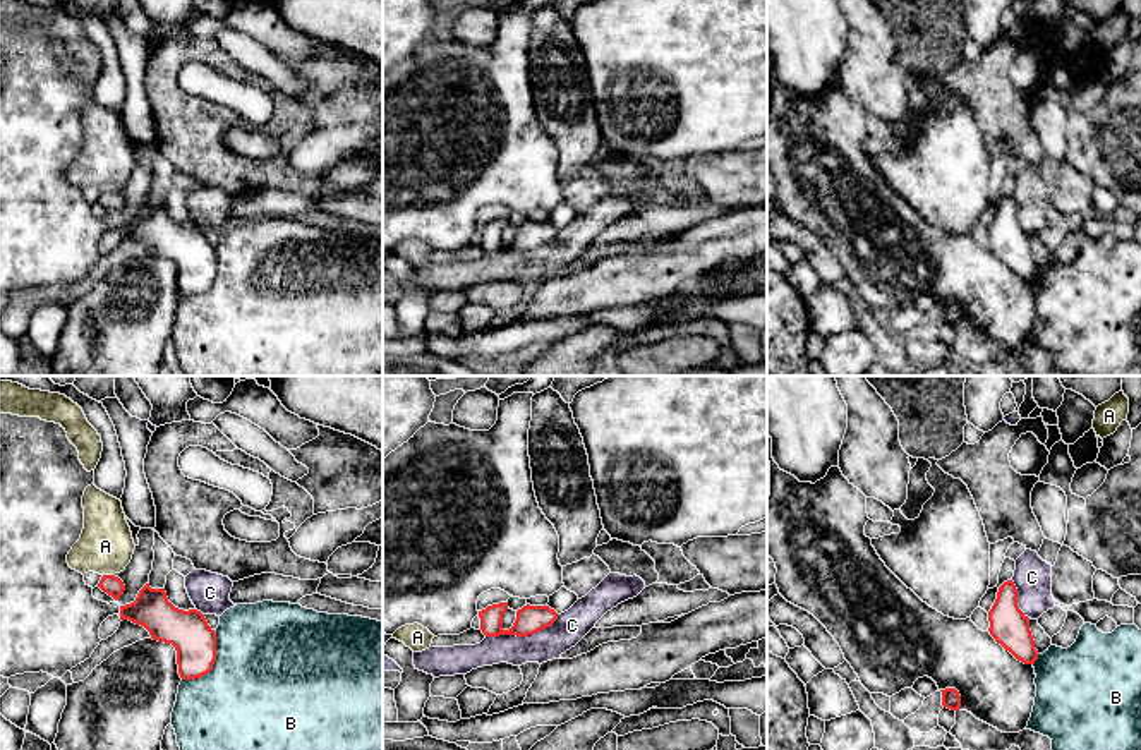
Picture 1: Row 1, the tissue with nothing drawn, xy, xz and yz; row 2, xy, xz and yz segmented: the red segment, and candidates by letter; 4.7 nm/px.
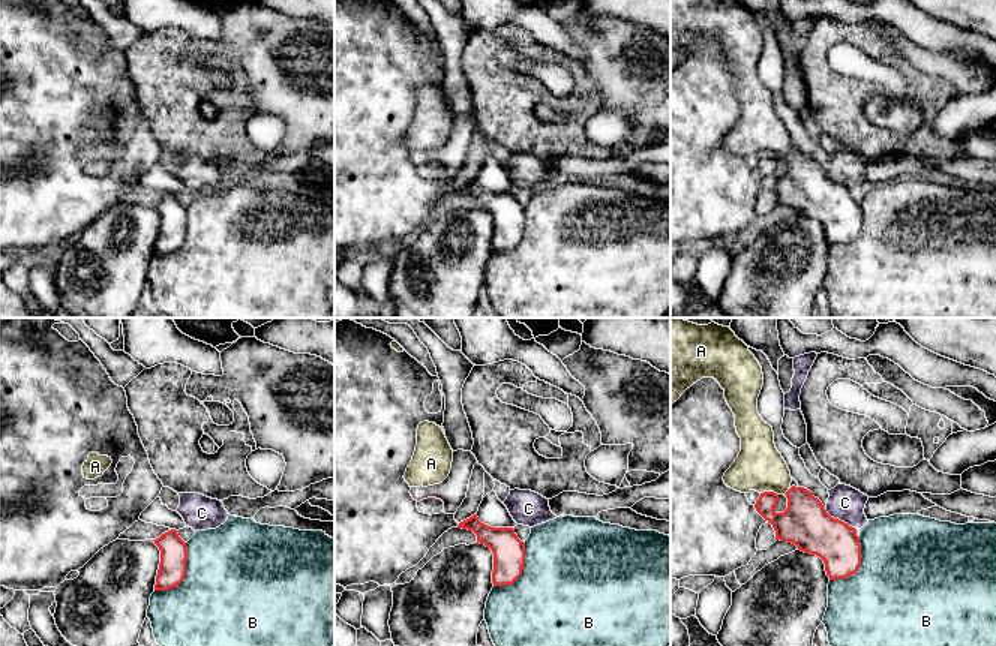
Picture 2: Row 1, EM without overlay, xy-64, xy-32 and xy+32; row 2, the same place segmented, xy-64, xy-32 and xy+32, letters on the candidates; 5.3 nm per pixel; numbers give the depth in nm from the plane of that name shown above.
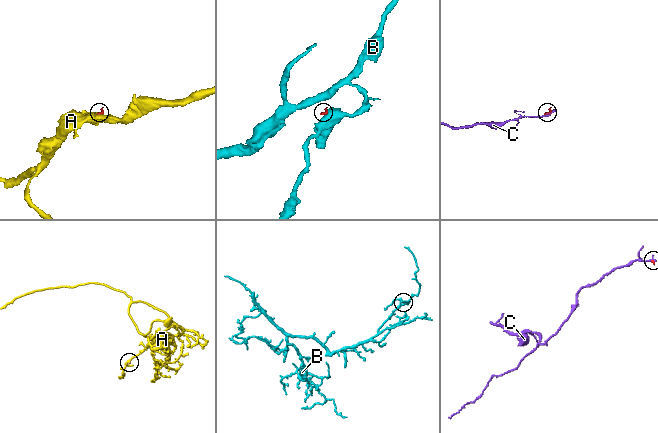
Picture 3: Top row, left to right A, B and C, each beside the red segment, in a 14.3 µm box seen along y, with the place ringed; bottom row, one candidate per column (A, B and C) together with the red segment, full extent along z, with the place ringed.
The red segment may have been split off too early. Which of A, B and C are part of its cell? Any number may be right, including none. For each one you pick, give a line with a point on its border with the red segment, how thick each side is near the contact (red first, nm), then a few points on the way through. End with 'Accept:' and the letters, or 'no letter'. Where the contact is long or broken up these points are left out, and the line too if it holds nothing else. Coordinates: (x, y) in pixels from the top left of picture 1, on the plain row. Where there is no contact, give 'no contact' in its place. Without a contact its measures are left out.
A: contact xy (108, 191); calibres 90 and 260 nm; way xy (110, 199), (108, 191), (105, 162)
Accept: A

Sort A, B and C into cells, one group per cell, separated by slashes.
A / B / C

